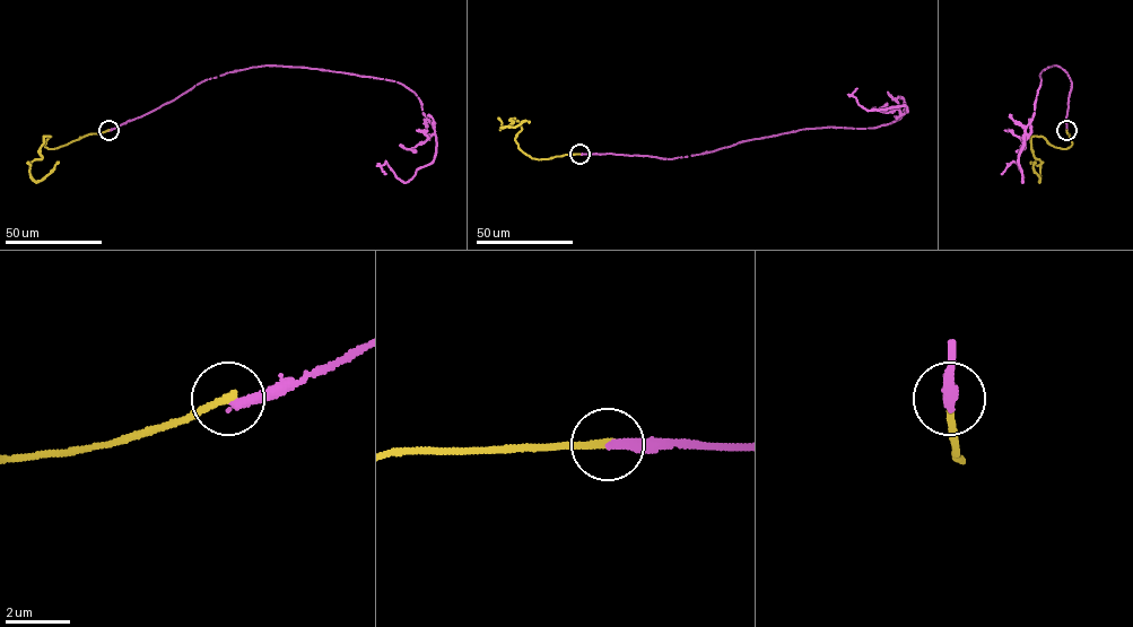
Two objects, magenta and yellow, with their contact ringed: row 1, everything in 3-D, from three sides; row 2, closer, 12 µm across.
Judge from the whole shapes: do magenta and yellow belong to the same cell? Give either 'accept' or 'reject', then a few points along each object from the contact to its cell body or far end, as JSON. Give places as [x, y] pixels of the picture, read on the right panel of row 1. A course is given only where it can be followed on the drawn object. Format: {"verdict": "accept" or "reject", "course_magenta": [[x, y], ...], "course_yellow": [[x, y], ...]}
{"verdict": "reject", "course_magenta": [[1066, 130], [1072, 83], [1055, 64], [1039, 75], [1034, 113], [1019, 158], [1022, 182], [1014, 162], [1001, 174]], "course_yellow": [[1066, 130], [1072, 139], [1068, 148], [1031, 137], [1033, 155], [1040, 163], [1039, 181], [1035, 162]]}

